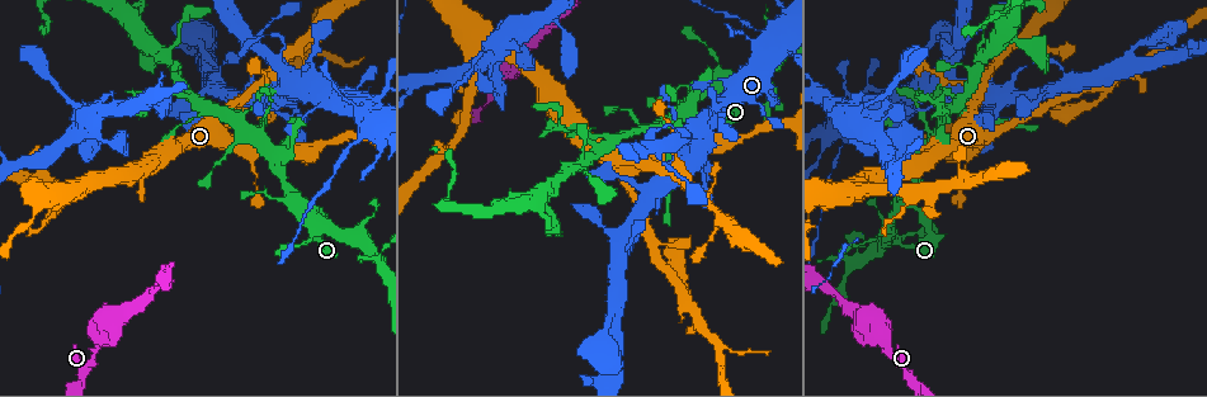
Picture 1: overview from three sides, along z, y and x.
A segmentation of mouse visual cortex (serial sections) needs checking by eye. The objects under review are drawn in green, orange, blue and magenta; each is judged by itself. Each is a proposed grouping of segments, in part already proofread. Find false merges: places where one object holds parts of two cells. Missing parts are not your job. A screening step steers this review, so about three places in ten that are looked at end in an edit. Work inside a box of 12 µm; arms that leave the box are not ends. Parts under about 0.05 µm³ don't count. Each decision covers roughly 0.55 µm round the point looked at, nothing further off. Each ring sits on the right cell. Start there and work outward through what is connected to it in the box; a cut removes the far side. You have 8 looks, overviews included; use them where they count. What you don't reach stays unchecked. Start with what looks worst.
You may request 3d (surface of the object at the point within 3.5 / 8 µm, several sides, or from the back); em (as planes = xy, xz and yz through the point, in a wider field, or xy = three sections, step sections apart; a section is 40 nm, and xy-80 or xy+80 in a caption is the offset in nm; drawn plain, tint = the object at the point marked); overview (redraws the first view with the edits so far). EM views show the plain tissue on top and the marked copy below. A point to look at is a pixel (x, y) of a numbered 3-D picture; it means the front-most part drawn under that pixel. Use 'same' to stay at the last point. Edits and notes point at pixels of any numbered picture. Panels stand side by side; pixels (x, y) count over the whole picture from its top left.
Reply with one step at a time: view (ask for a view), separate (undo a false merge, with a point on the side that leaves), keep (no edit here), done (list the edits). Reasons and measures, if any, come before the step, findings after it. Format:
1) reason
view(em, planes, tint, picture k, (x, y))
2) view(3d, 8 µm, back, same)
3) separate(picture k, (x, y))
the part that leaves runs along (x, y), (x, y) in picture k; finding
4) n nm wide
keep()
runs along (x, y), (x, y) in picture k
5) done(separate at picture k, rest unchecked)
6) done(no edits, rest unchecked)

branch point
view(3d, 8 µm, picture 1, (565, 14))

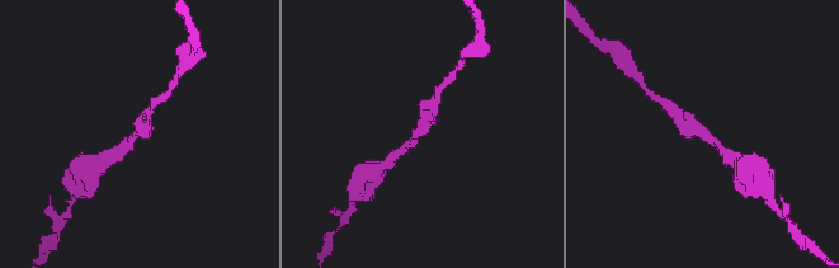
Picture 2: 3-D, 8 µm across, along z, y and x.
now the EM
view(em, xy, step 2, tint, picture 2, (137, 133))

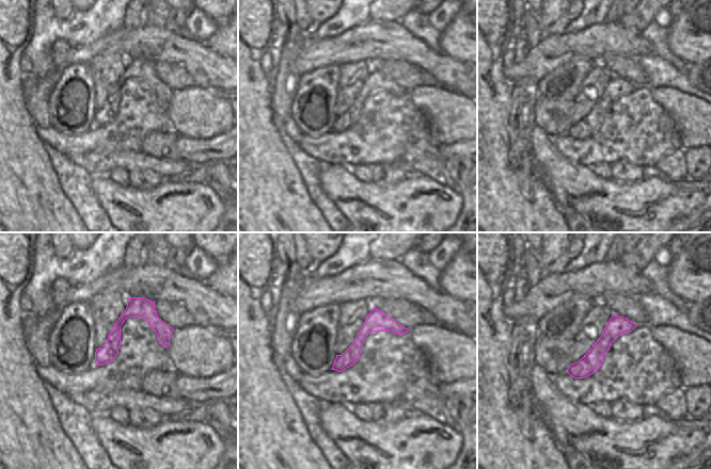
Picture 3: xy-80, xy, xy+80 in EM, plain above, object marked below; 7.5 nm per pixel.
keep()
runs along (152, 304), (121, 320), (98, 361) in picture 3; all the same cell

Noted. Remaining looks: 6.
thick turns thin
view(3d, 3.5 µm, picture 1, (846, 141))

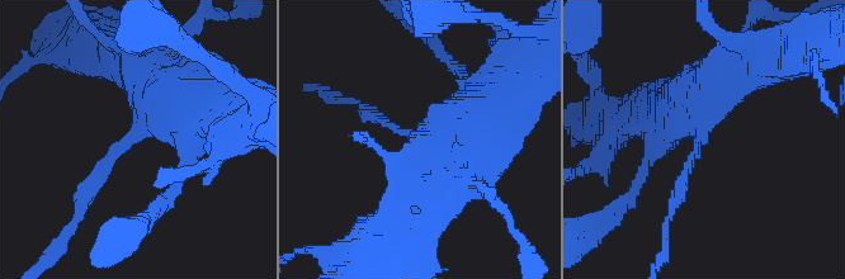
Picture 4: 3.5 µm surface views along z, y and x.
arms of 150, 500 nm; shape alone is not enough
view(em, xy, step 2, tint, picture 4, (704, 129))

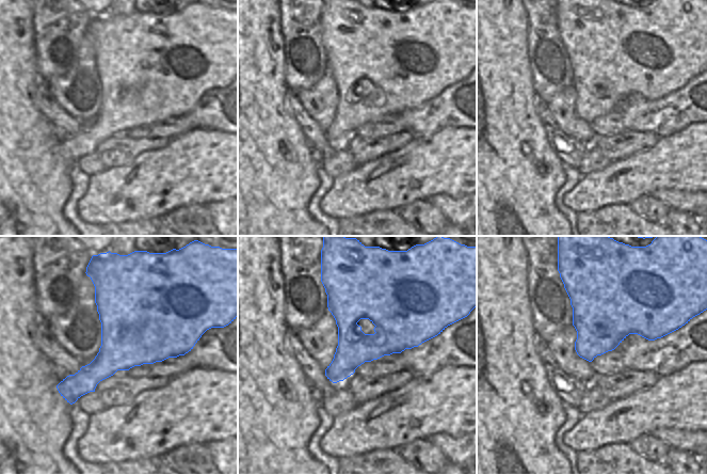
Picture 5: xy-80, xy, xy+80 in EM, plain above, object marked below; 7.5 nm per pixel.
keep()
runs along (750, 69), (721, 88), (678, 193) in picture 4; one cell here

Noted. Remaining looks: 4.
view(3d, 3.5 µm, picture 1, (717, 88))

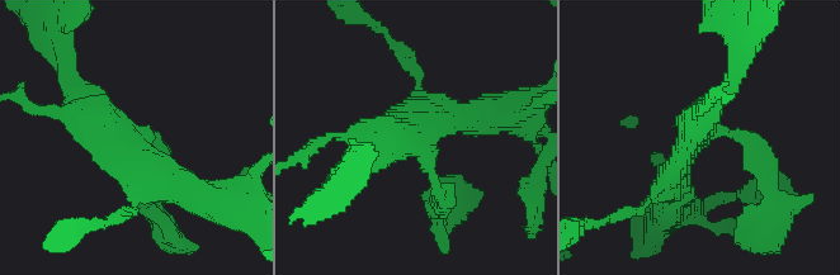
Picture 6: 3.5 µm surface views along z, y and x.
view(em, xy, step 5, tint, picture 6, (129, 133))

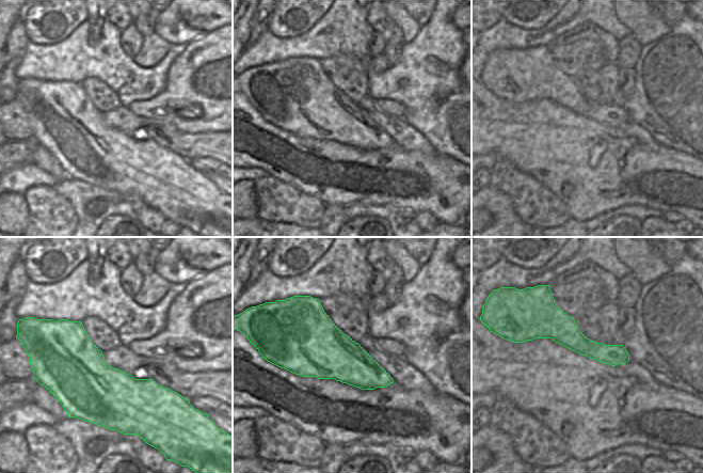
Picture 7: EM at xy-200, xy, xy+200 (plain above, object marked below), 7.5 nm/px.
keep()
runs along (156, 167), (149, 137), (70, 83) in picture 6; one cell here

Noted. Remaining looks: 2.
sharp bend
view(3d, 3.5 µm, picture 1, (701, 151))

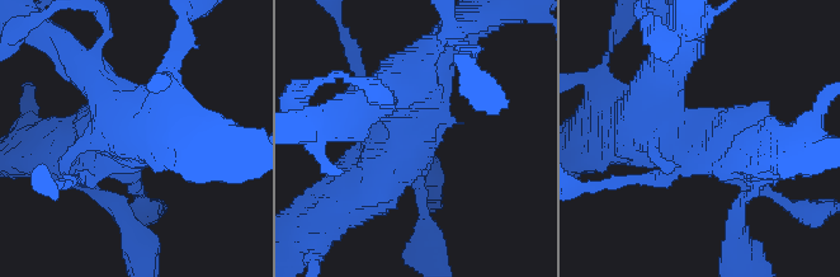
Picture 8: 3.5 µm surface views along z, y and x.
keep()
runs along (459, 32), (382, 175) in picture 8; one cell here

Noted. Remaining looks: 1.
done(no edits, rest unchecked)

